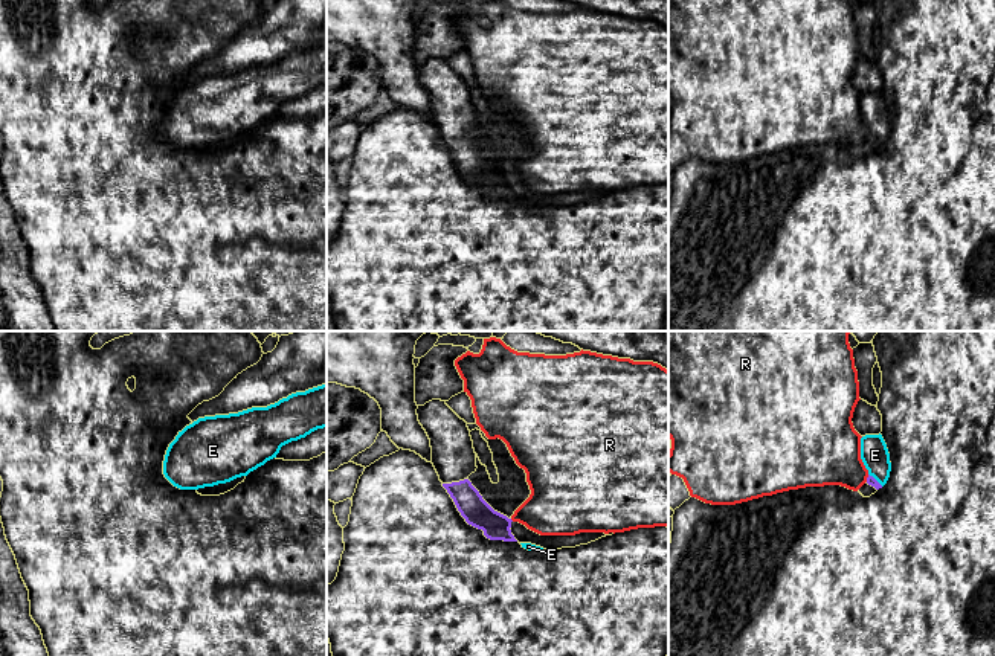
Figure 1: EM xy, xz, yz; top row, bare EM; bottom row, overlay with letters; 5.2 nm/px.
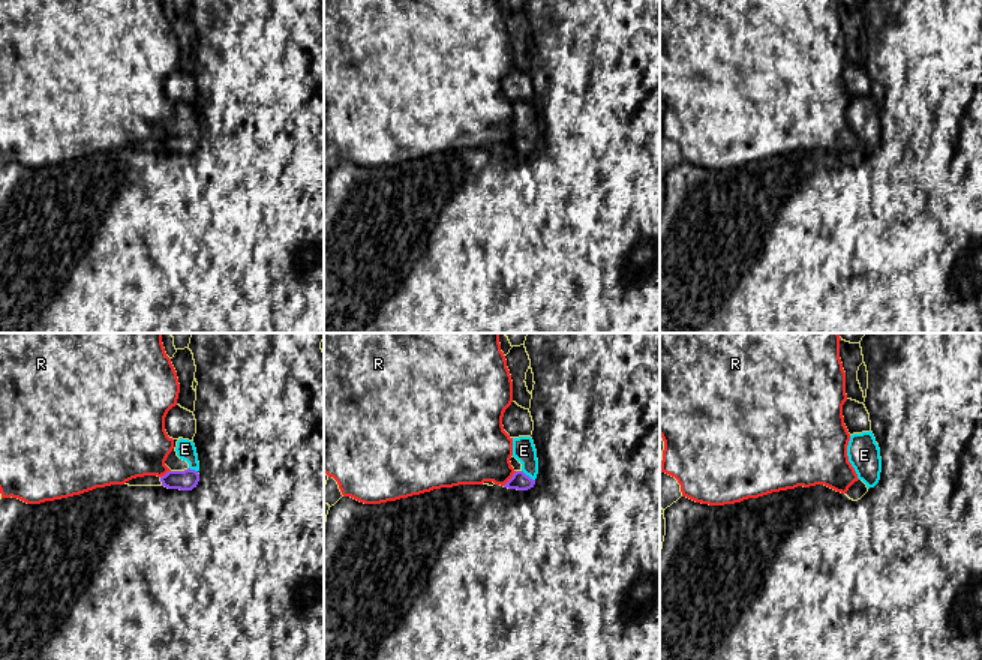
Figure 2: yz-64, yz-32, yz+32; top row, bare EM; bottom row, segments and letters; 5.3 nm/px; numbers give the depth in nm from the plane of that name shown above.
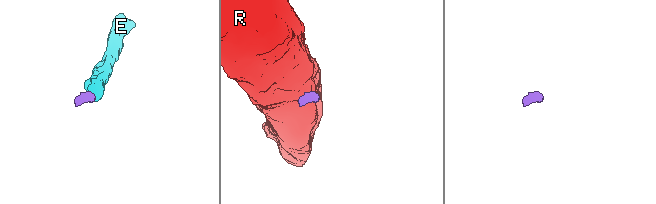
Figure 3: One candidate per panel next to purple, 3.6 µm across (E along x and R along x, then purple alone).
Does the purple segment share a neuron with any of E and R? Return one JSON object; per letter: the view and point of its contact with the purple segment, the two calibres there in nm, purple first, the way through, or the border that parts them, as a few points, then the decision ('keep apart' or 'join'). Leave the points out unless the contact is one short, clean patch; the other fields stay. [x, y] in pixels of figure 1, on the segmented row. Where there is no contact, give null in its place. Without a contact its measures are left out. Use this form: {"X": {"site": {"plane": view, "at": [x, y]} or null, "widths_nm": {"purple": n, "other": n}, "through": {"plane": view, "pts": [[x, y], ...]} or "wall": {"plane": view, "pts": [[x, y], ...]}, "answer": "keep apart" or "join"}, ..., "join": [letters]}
{"E": {"site": {"plane": "yz", "at": [875, 479]}, "widths_nm": {"purple": 50, "other": 150}, "through": {"plane": "yz", "pts": [[870, 479], [875, 479], [875, 455]]}, "answer": "join"}, "R": {"site": {"plane": "yz", "at": [867, 478]}, "widths_nm": {"purple": 50, "other": 360}, "wall": {"plane": "yz", "pts": [[869, 475], [866, 481]]}, "answer": "keep apart"}, "join": ["E"]}

